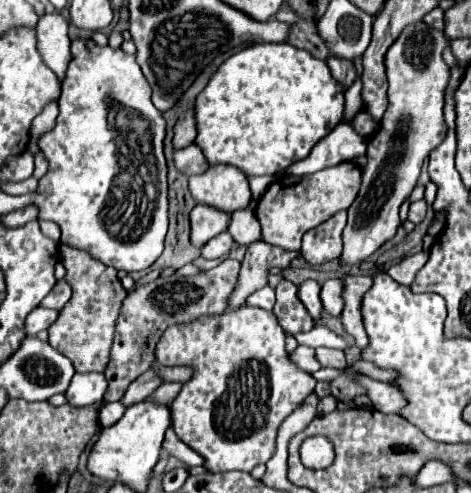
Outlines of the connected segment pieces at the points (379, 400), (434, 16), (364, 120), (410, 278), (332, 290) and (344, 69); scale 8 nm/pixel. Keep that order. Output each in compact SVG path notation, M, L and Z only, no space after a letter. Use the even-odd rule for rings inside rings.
M360 374L358 380L362 382L362 386L368 388L368 396L376 410L380 410L384 414L400 414L400 410L406 406L406 398L400 388L376 382L364 374Z
M434 8L434 10L428 12L422 20L424 20L426 24L430 24L430 26L442 30L442 26L444 26L444 10L442 10L442 8Z
M364 110L356 114L356 118L354 118L352 124L354 124L356 132L358 132L360 136L364 136L364 138L370 138L370 136L378 130L378 122L376 122L372 116L366 116Z
M416 252L416 254L410 254L406 258L402 258L398 264L390 266L386 272L402 286L410 286L414 282L414 276L416 272L426 264L428 260L428 252Z
M326 280L320 292L324 310L332 316L340 316L342 308L344 308L344 300L342 300L342 292L344 292L344 284L342 280Z
M330 54L330 56L328 56L328 66L330 66L330 70L332 70L332 76L334 76L340 84L344 84L344 88L348 88L348 86L358 78L358 70L356 70L356 66L354 66L352 60L342 60L342 58Z

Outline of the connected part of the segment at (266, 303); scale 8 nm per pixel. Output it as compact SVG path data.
M266 286L258 292L254 292L254 296L250 296L250 300L246 304L254 306L254 308L262 308L262 310L272 310L272 306L274 306L274 288Z

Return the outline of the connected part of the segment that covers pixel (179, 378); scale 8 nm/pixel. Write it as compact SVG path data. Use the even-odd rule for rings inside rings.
M185 366L157 367L161 378L165 382L187 382L193 375L193 369Z

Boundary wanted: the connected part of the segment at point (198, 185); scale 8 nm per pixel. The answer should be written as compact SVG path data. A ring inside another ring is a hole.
M230 164L210 166L204 174L190 176L190 192L196 202L224 212L246 208L252 200L248 176Z

